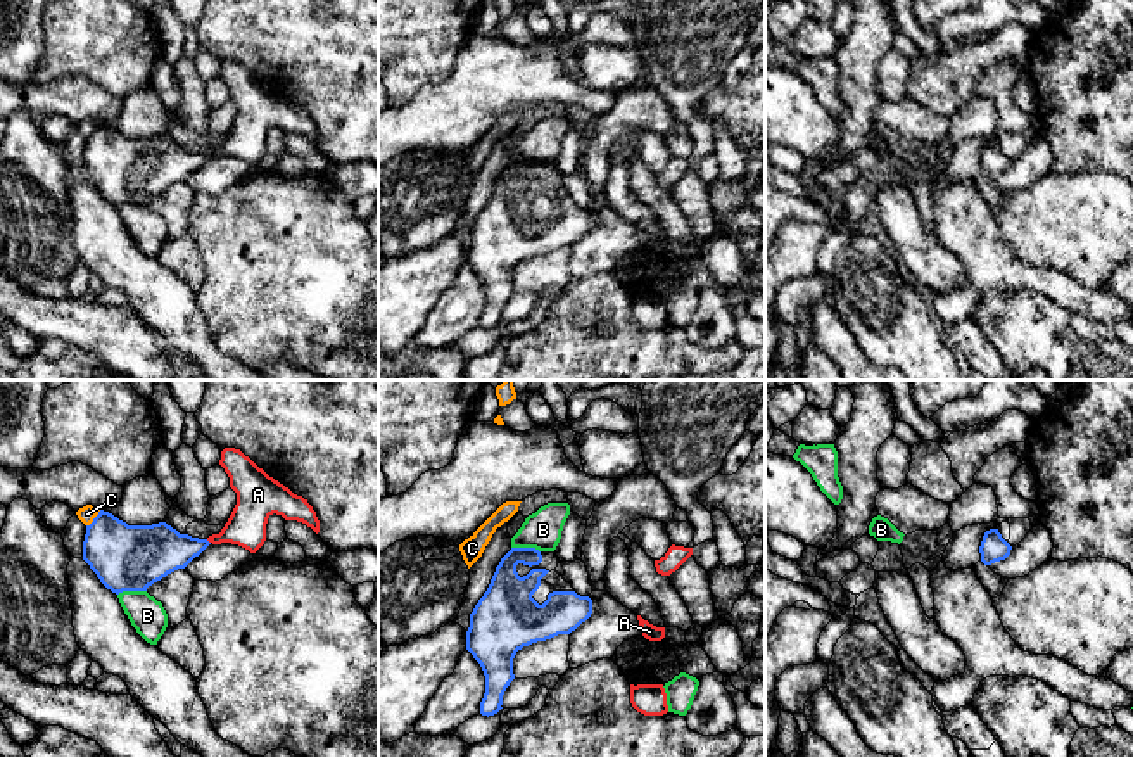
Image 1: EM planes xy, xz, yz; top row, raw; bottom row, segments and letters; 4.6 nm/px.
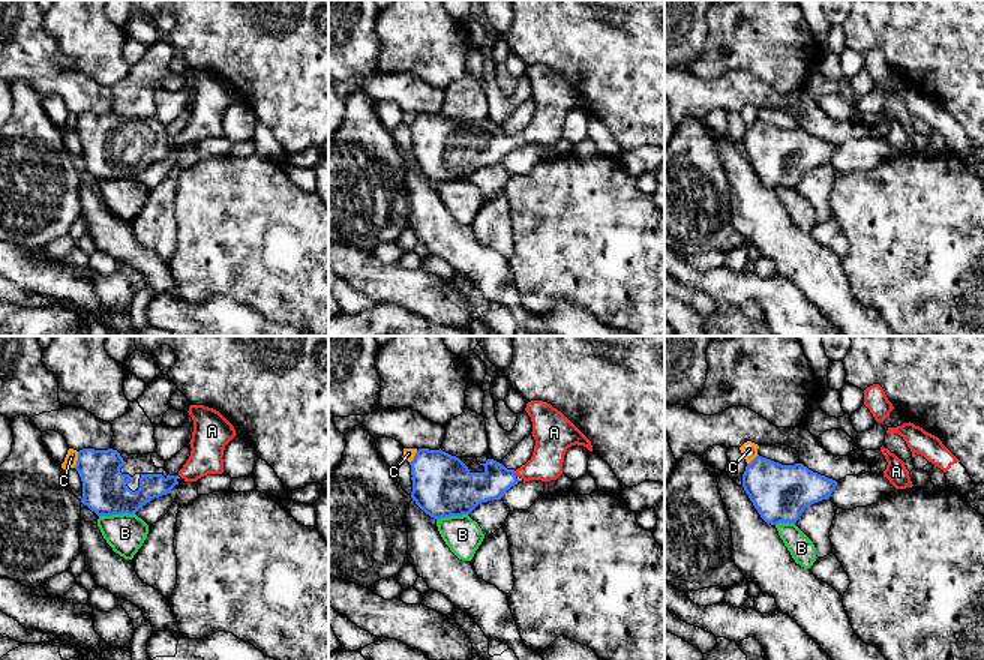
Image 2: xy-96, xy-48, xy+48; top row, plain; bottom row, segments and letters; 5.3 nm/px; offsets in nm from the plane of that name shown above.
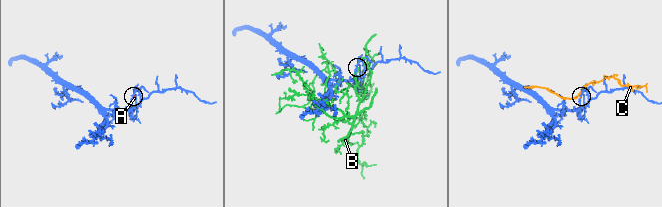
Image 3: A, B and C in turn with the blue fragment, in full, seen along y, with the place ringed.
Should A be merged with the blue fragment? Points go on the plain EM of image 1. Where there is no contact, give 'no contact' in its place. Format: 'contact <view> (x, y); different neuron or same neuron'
contact xy (208, 154); same neuron

